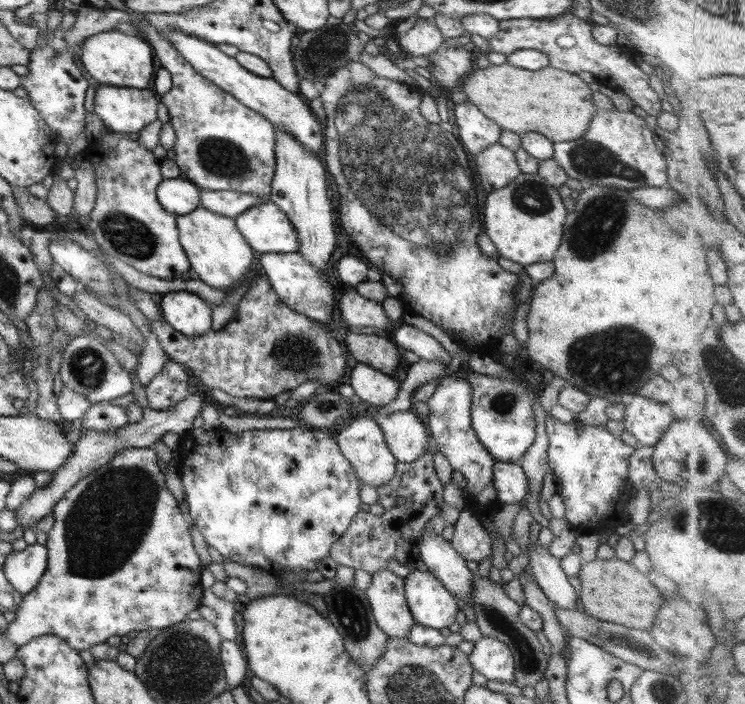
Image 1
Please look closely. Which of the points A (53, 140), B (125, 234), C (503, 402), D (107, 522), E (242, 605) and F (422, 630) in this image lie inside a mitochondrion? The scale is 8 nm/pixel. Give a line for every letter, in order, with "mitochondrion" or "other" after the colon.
A: other
B: mitochondrion
C: mitochondrion
D: mitochondrion
E: other
F: other

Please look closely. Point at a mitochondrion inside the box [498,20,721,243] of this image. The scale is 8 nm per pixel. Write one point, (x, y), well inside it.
(592, 159)

